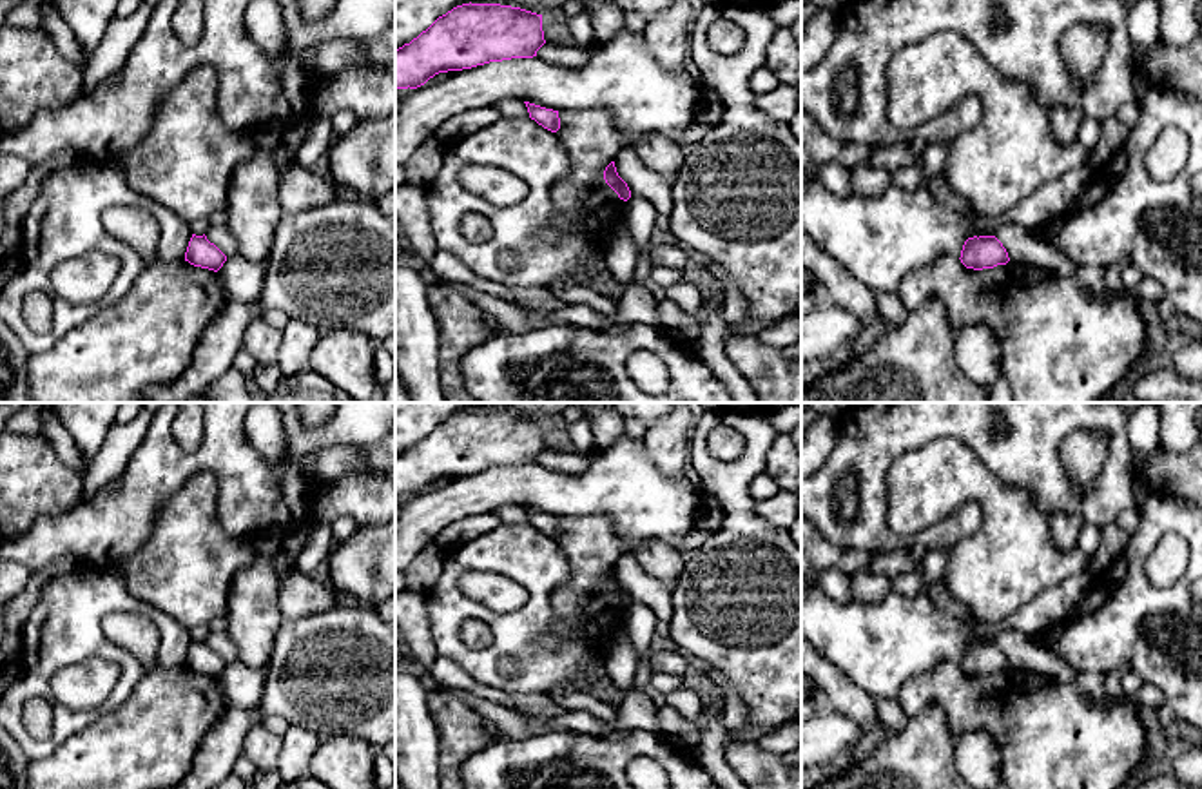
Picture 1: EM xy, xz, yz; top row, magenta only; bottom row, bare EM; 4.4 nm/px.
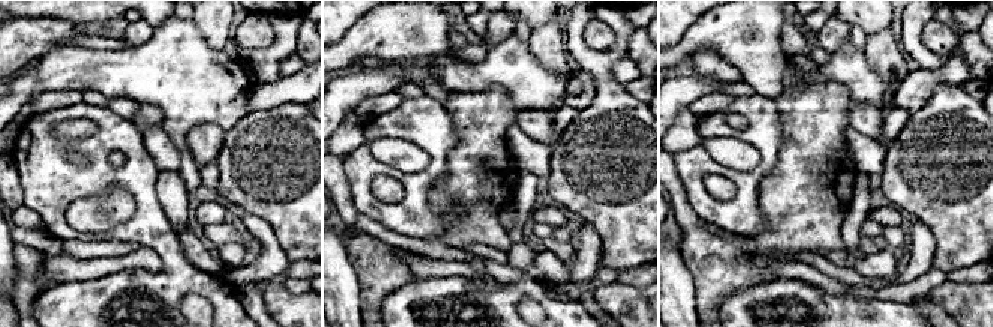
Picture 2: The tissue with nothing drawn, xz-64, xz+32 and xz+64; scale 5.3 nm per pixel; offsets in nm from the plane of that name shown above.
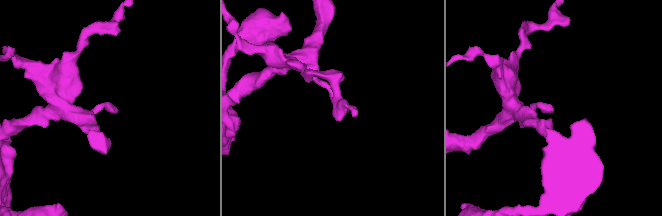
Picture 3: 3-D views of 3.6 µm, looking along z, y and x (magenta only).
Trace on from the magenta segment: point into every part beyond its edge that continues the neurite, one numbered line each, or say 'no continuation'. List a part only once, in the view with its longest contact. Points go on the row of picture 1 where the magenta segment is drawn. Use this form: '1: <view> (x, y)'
no continuation

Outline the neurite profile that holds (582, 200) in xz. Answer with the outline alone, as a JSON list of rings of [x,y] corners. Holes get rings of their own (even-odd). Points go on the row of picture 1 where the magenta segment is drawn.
[[[558,111],[558,118],[560,129],[553,134],[571,169],[548,187],[557,210],[553,227],[587,230],[604,248],[613,221],[625,216],[625,201],[604,180],[606,167],[624,149],[624,136],[606,111]]]

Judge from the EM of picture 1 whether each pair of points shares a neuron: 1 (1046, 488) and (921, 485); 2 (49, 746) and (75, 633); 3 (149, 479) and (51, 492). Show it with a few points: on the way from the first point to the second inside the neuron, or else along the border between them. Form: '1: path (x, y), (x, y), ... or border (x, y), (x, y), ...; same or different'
1: border (985, 465), (1003, 483), (1019, 487), (1050, 517); different
2: path (19, 730), (19, 695), (42, 666); same
3: border (82, 501), (42, 517); different

